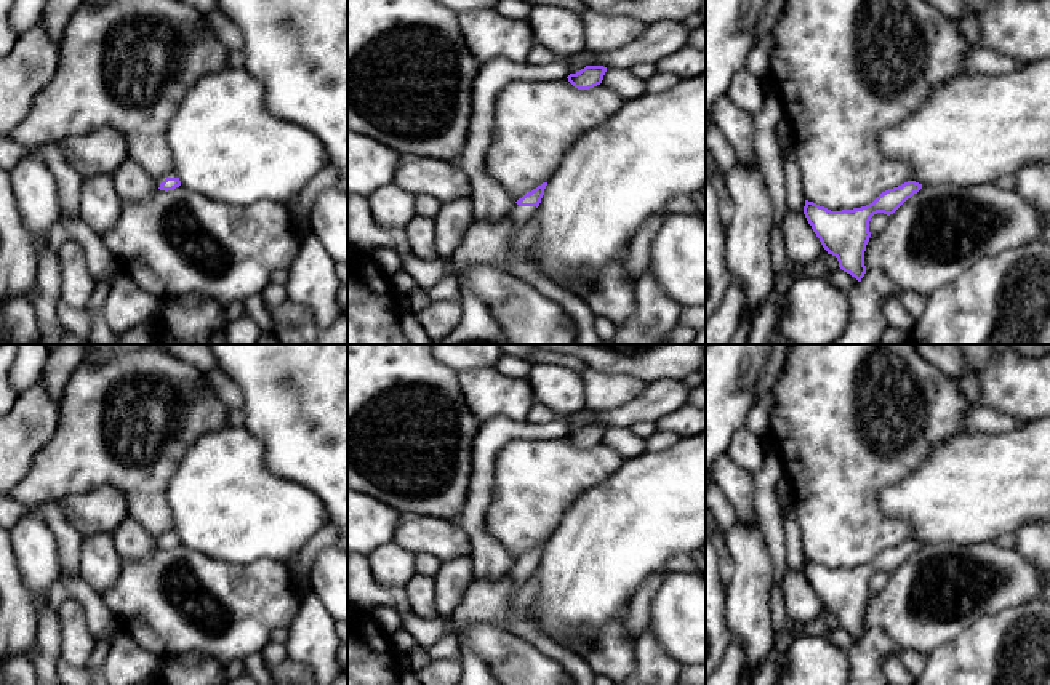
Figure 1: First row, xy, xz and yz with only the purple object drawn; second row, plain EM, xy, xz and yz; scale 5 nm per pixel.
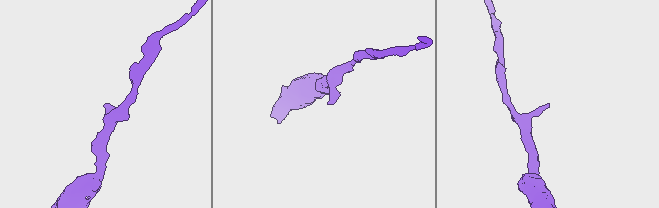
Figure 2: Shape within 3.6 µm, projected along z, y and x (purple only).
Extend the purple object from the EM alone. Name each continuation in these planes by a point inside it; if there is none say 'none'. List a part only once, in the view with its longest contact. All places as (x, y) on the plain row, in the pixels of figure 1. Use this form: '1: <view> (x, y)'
1: xz (519, 572)

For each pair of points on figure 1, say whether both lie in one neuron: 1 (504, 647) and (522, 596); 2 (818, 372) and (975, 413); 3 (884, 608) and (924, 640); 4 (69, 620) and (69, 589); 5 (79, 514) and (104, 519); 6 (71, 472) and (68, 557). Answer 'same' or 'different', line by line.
1: different
2: different
3: same
4: different
5: same
6: different

